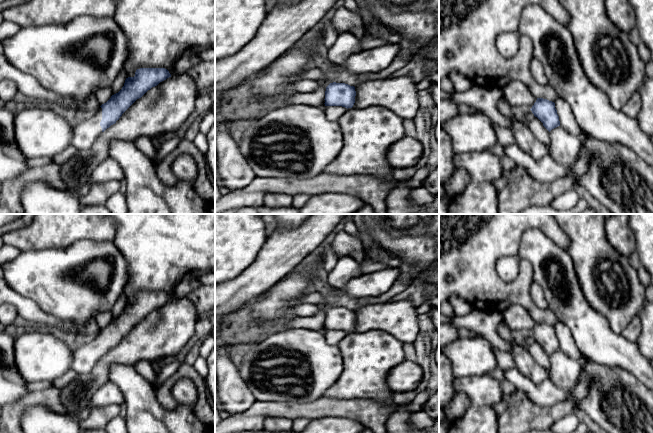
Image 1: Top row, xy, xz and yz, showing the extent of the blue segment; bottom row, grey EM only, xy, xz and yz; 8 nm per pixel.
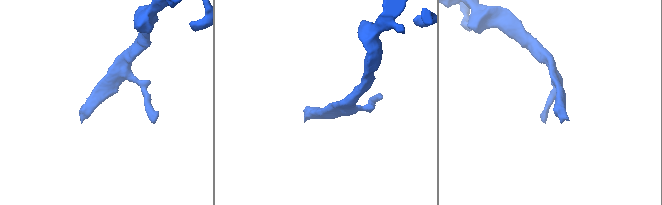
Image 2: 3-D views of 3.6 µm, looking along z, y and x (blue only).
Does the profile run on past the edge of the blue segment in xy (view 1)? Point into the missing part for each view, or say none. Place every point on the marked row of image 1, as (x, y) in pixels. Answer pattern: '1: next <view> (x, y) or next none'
1: next xy (85, 134)

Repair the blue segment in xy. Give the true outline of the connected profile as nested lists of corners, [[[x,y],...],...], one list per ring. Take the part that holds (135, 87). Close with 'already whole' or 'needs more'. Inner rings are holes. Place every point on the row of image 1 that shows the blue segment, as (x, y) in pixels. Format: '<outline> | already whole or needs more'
[[[165,68],[137,69],[134,77],[126,78],[118,93],[112,95],[87,119],[73,127],[70,146],[84,152],[91,150],[101,133],[115,124],[137,99],[169,77],[171,74]]] | needs more

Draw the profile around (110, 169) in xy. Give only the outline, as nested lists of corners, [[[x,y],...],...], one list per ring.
[[[109,156],[94,169],[93,173],[87,180],[86,185],[90,186],[97,182],[112,180],[121,181],[123,178],[125,178],[124,171],[120,164]]]

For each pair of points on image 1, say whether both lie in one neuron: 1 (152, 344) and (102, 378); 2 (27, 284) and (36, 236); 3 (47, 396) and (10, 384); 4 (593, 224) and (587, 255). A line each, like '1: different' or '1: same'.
1: same
2: different
3: different
4: same

